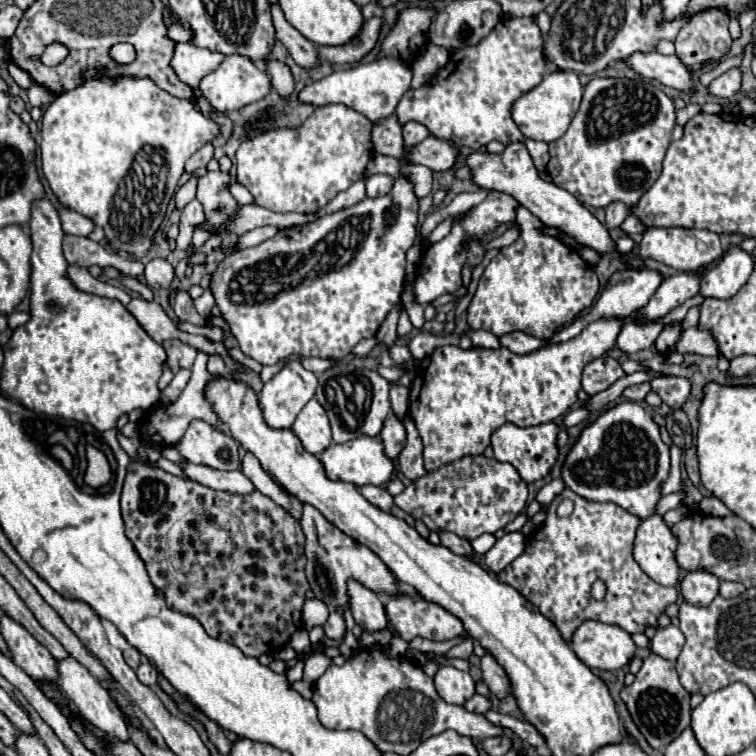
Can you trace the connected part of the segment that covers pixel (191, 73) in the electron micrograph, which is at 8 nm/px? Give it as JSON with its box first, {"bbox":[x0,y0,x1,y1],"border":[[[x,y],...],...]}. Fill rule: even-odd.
{"bbox":[170,44,224,90],"border":[[[178,44],[174,48],[170,66],[176,76],[194,90],[200,84],[202,76],[218,68],[222,58],[224,56],[218,56],[218,52],[206,52],[204,48],[194,48],[192,44]]]}

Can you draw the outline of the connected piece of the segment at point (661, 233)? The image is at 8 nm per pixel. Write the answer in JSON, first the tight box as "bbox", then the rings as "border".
{"bbox":[640,228,724,272],"border":[[[648,228],[640,242],[640,256],[662,262],[680,272],[696,272],[704,266],[712,266],[722,258],[724,250],[720,246],[718,234],[710,230],[688,230],[688,228]]]}

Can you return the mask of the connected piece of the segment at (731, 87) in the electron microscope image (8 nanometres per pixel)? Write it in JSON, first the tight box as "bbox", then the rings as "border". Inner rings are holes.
{"bbox":[710,68,742,98],"border":[[[732,68],[710,84],[710,92],[716,94],[718,98],[734,98],[734,94],[740,90],[740,82],[742,82],[742,70]]]}

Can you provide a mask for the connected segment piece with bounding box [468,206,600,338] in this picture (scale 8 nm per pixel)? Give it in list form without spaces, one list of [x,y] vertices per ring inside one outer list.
[[[524,206],[518,208],[516,224],[520,228],[518,240],[498,250],[484,268],[468,306],[468,324],[474,330],[490,330],[496,336],[522,330],[530,336],[552,338],[556,330],[572,324],[594,302],[600,290],[598,276],[574,248],[542,234],[540,228],[544,224]]]

